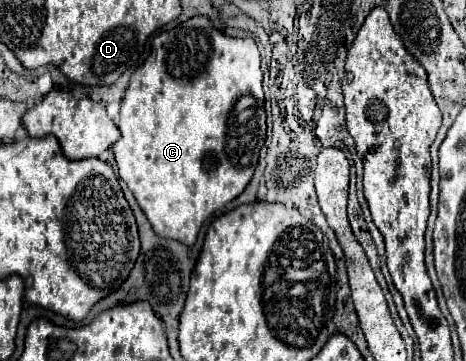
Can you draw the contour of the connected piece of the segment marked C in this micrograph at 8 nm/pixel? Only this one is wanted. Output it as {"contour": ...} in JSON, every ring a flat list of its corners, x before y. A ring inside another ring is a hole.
{"contour":[[192,17,192,19,184,21,182,25,170,29,170,31,162,31,160,35,154,37,152,51,150,51,148,59,134,71,134,75,130,79,130,85,128,85,124,99,122,99,118,129,120,129,120,139,112,147,114,157,118,159,118,173,124,179,124,183,128,185,128,189,134,193,134,197,136,197,138,205,142,207,142,211,146,213,154,233,158,233,160,237,166,237,166,239,182,241,184,245,192,247,196,243,196,237,198,237,202,223,214,211,218,211,220,207,230,203,234,197,238,197,246,189,246,185,250,183,254,169,258,165,258,153,260,153,264,139,266,139,266,109,264,109,264,93,262,93,262,69,260,69,260,53,258,53,254,39,250,39,250,37,246,37,246,39,228,37,222,31,214,29,206,17]]}

